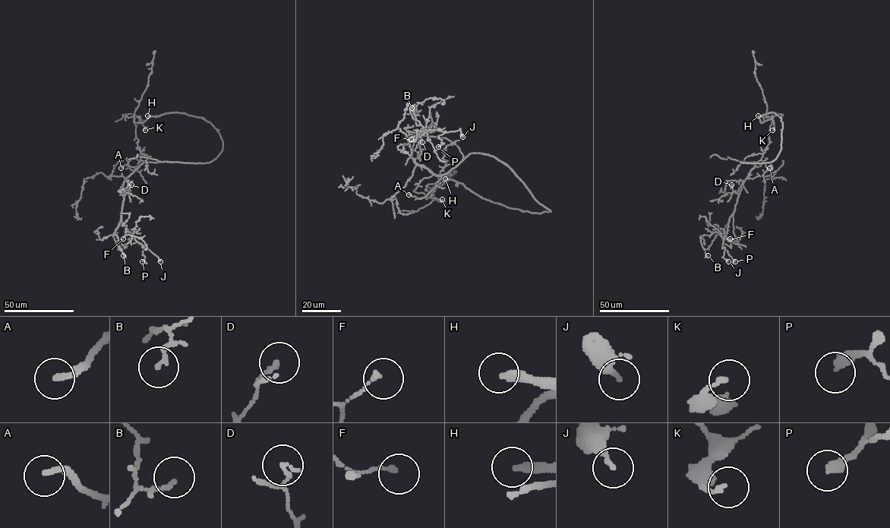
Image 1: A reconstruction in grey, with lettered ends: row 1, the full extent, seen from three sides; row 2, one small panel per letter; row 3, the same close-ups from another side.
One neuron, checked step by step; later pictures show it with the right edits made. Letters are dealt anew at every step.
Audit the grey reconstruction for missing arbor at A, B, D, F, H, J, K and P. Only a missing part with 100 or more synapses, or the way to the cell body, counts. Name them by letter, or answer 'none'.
A, H

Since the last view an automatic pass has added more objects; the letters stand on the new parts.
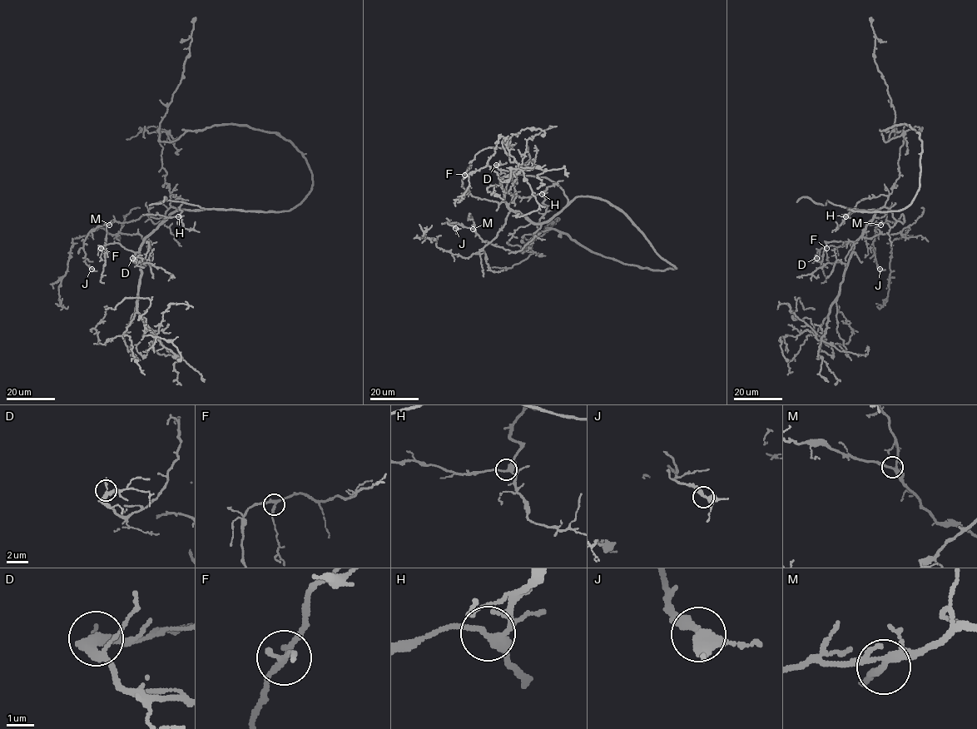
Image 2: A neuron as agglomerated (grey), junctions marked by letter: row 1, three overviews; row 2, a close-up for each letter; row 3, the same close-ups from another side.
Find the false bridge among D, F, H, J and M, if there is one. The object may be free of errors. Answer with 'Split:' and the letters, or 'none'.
Split: D

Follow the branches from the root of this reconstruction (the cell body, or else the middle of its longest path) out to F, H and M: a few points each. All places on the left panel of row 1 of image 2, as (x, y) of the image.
F: (169, 215), (145, 238), (137, 252), (126, 250), (118, 243), (98, 245), (101, 248)
H: (169, 215), (176, 210), (170, 205), (170, 196), (174, 194), (183, 200), (179, 216)
M: (169, 215), (176, 210), (171, 207), (155, 224), (146, 214), (135, 220), (114, 221), (109, 225)

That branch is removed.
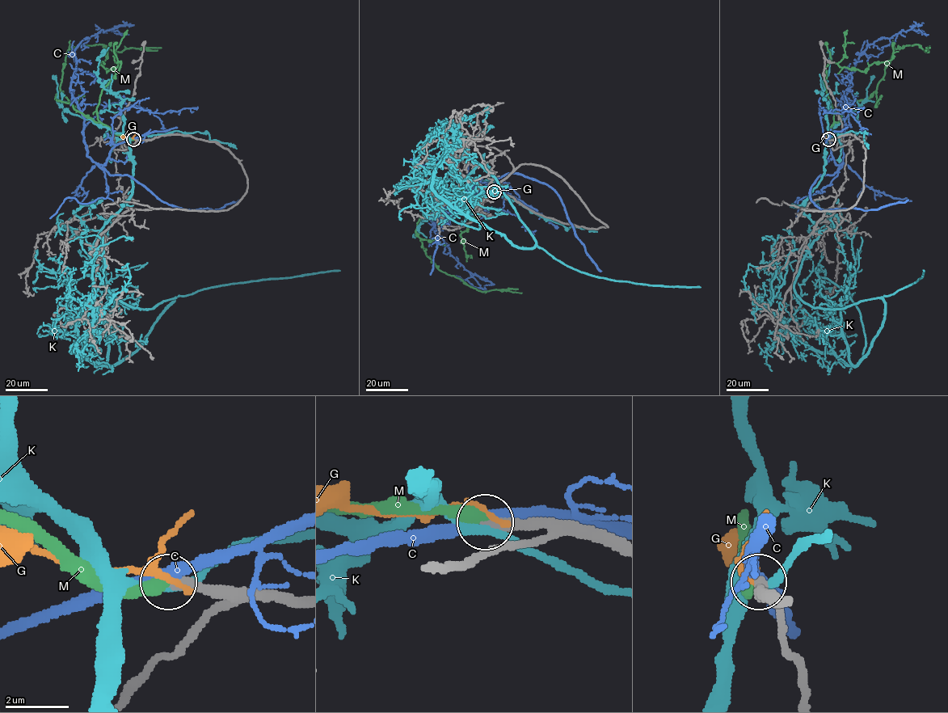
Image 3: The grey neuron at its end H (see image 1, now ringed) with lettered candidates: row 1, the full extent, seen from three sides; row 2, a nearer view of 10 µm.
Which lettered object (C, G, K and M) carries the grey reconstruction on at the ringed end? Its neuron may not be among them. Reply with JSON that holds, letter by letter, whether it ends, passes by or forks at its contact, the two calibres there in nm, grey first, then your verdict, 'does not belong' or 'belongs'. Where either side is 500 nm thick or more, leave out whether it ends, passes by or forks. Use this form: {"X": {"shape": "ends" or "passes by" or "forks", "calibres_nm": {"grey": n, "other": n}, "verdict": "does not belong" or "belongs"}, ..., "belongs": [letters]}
{"C": {"shape": "passes by", "calibres_nm": {"grey": 360, "other": 320}, "verdict": "does not belong"}, "G": {"shape": "ends", "calibres_nm": {"grey": 380, "other": 200}, "verdict": "does not belong"}, "K": {"shape": "passes by", "calibres_nm": {"grey": 360, "other": 260}, "verdict": "does not belong"}, "M": {"shape": "ends", "calibres_nm": {"grey": 320, "other": 400}, "verdict": "belongs"}, "belongs": ["M"]}

